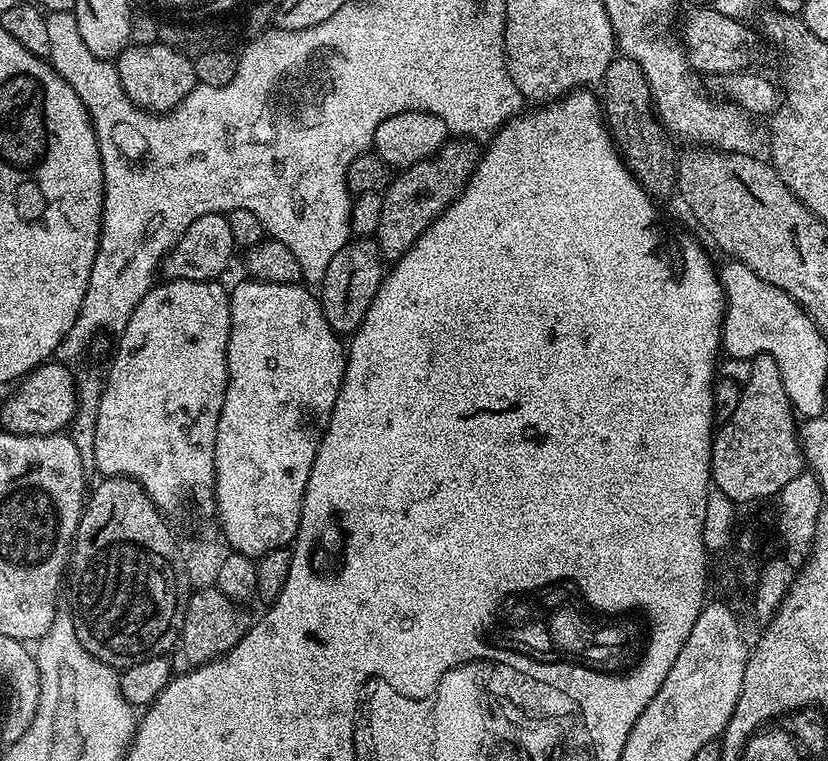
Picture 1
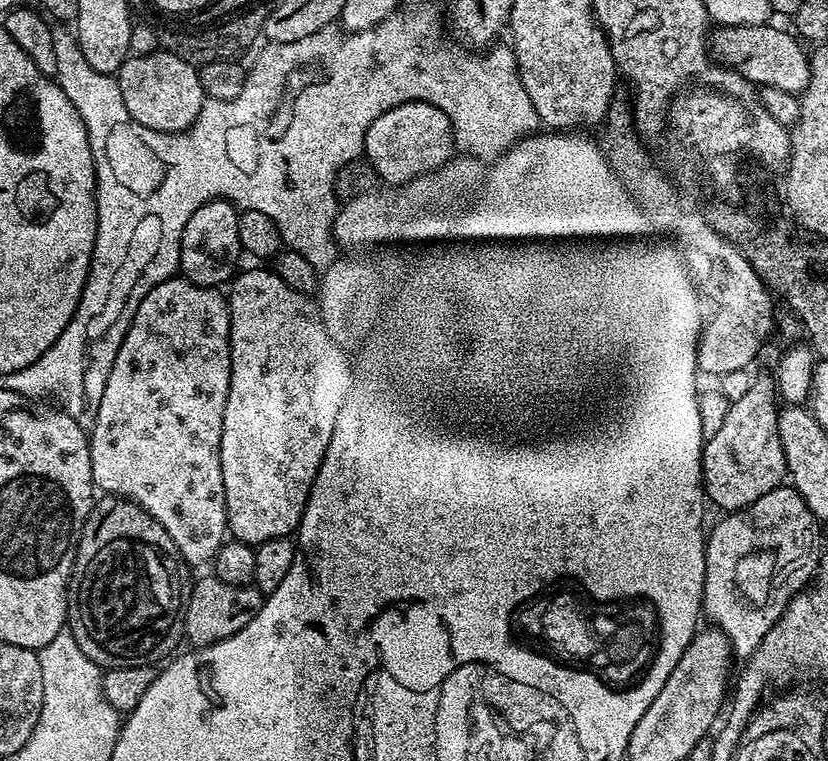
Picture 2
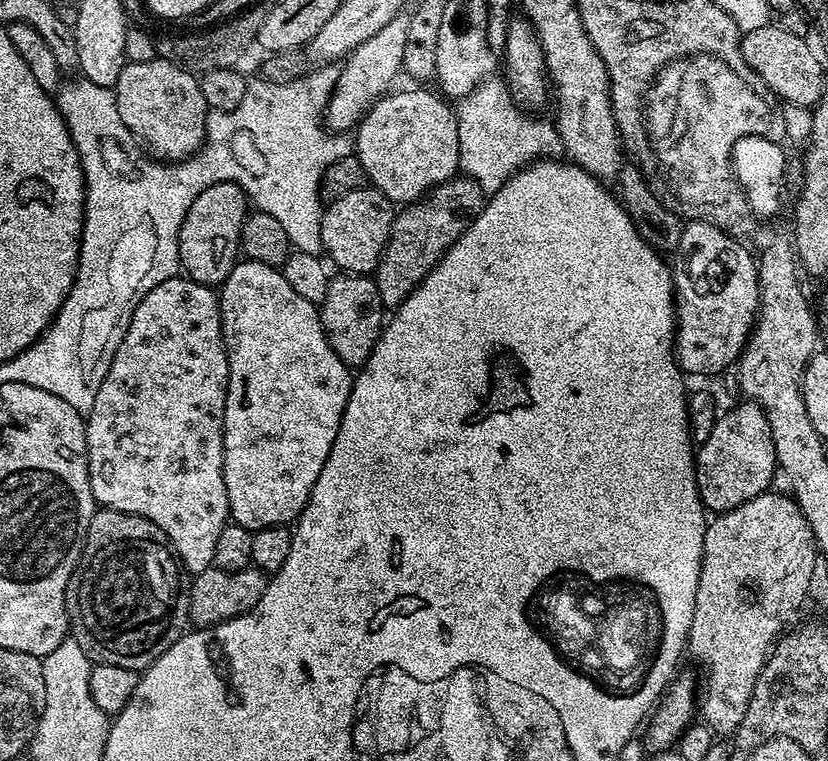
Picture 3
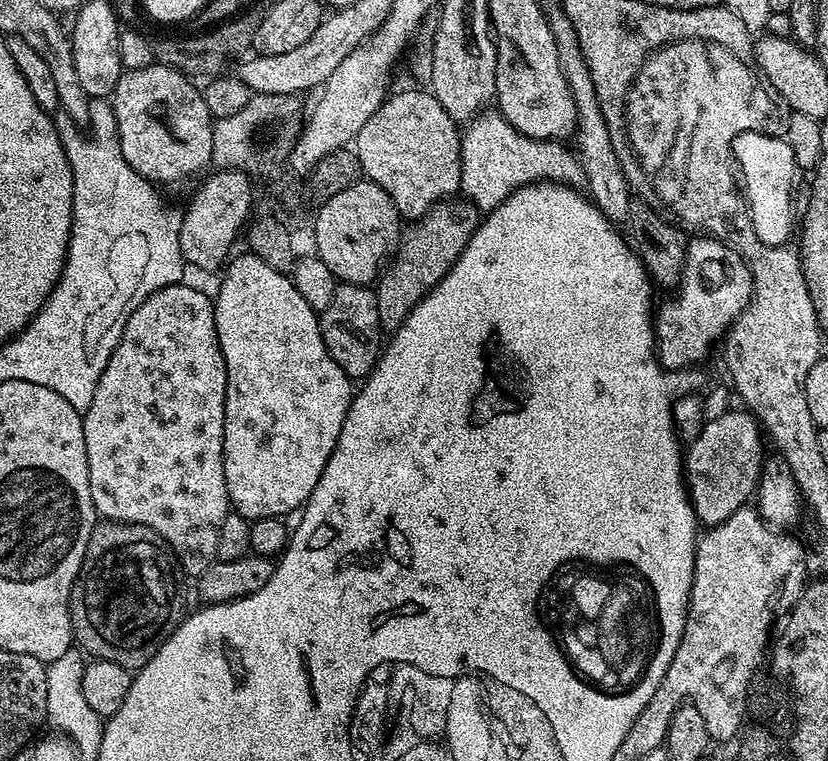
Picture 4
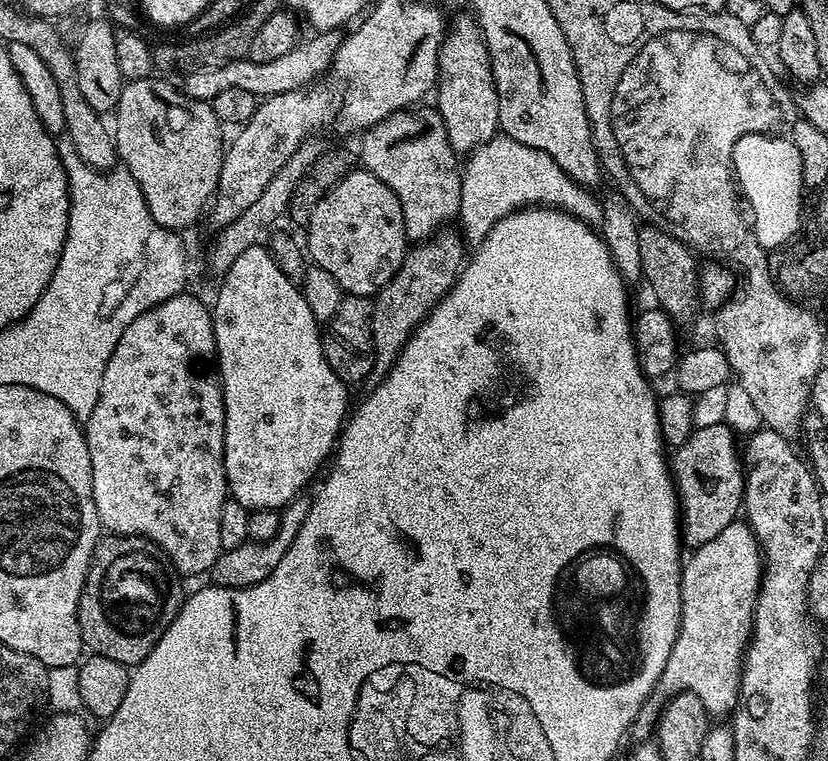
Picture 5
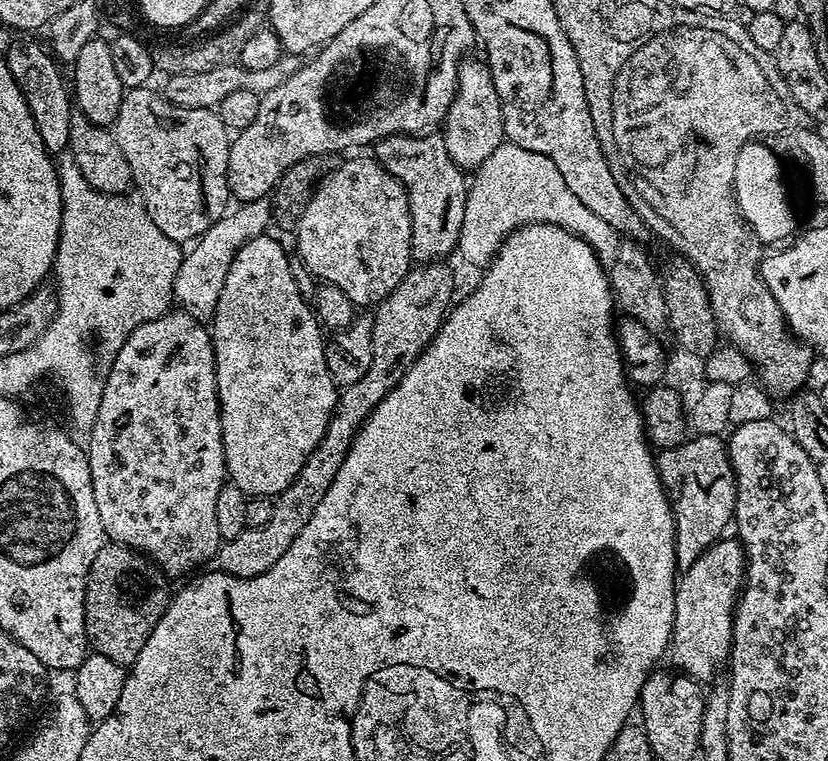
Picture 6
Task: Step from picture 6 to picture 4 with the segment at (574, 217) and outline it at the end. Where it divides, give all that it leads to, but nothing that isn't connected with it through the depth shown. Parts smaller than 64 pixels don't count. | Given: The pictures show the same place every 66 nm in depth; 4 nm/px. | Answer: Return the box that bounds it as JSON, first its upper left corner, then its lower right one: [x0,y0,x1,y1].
[460,110,585,214]

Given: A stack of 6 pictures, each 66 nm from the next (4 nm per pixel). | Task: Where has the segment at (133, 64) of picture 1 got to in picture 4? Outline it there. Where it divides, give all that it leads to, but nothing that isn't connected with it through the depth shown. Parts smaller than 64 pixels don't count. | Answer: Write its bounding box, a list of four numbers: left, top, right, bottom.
[110,62,214,186]

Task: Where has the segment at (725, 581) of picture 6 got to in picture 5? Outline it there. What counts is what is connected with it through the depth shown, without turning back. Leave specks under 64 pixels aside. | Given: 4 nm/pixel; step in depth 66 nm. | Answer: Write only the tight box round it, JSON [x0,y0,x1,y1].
[630,522,762,742]

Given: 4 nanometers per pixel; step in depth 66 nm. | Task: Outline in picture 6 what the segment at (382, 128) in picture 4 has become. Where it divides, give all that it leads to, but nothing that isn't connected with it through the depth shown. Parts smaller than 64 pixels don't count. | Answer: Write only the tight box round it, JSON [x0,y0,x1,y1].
[374,130,469,264]

